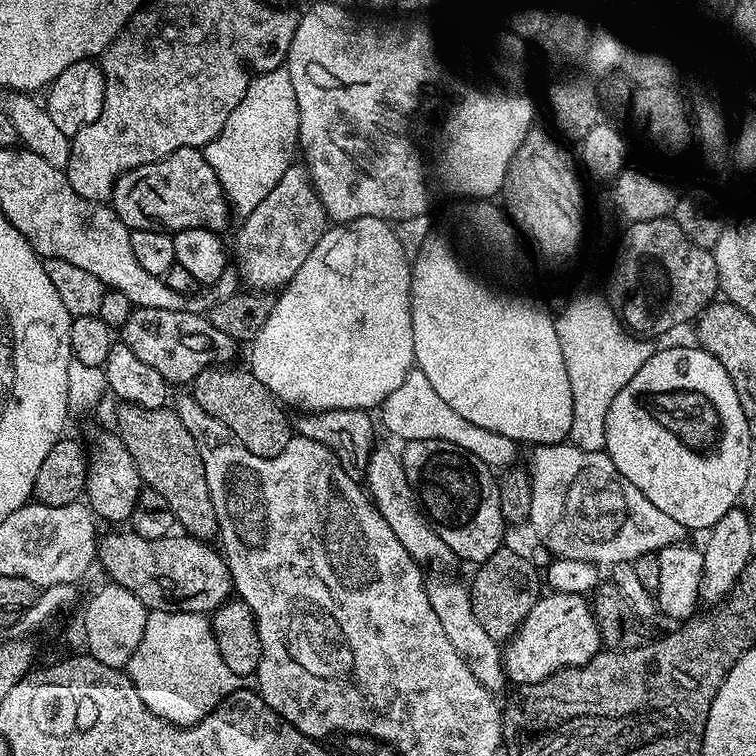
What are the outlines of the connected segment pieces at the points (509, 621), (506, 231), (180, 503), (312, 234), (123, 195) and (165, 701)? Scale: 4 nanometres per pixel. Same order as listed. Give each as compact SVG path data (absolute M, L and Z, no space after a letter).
M502 546L485 564L479 565L475 569L476 577L470 583L474 618L478 626L498 642L511 640L542 595L541 573L524 552L515 552L508 547Z
M480 202L477 208L464 208L452 224L432 232L424 240L424 245L417 250L411 261L412 281L410 282L410 306L412 307L412 325L414 326L415 367L426 376L434 391L442 401L462 415L474 426L492 432L495 436L504 436L517 445L539 446L542 444L562 444L572 435L574 422L574 398L570 394L570 378L566 374L566 362L562 358L562 346L558 346L556 320L540 305L534 293L528 292L528 272L524 269L524 260L520 257L520 248L516 245L517 233L506 219L503 211L495 212L487 208L487 203Z
M121 403L119 407L115 431L126 450L130 450L130 458L134 458L134 466L138 466L141 481L166 498L177 525L187 535L205 542L215 541L220 527L206 486L206 466L202 466L202 454L198 454L190 430L182 426L182 418L168 406L155 409Z
M289 166L286 174L278 178L278 186L250 210L248 216L243 217L240 229L236 232L236 252L234 248L234 267L239 276L239 283L248 290L279 290L298 274L298 266L306 262L306 254L314 250L320 236L326 230L326 217L324 208L320 205L320 199L316 191L312 189L312 181L308 178L308 170L303 166Z
M179 148L166 158L123 172L112 190L110 207L130 230L154 227L169 234L191 228L209 228L220 234L230 217L228 197L198 148Z
M149 611L146 632L126 671L138 690L138 698L150 711L180 728L189 728L206 718L231 692L246 684L245 677L226 666L212 633L212 621L203 612Z

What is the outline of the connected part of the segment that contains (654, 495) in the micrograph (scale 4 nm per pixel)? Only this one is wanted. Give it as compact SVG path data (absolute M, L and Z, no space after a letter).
M699 346L653 351L642 370L618 390L614 402L610 402L610 414L606 414L604 451L618 466L622 478L638 486L658 510L670 514L686 530L711 530L722 514L741 503L740 495L752 468L752 447L750 426L730 374L726 374L718 358Z

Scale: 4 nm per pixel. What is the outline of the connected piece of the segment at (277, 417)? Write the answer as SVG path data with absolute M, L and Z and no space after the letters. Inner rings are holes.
M213 366L202 370L190 382L190 394L210 414L210 418L218 418L222 426L250 454L262 458L274 458L286 450L286 442L294 435L293 425L284 417L285 409L279 400L254 378L250 370L244 372L233 366ZM284 411L284 412L283 412Z

